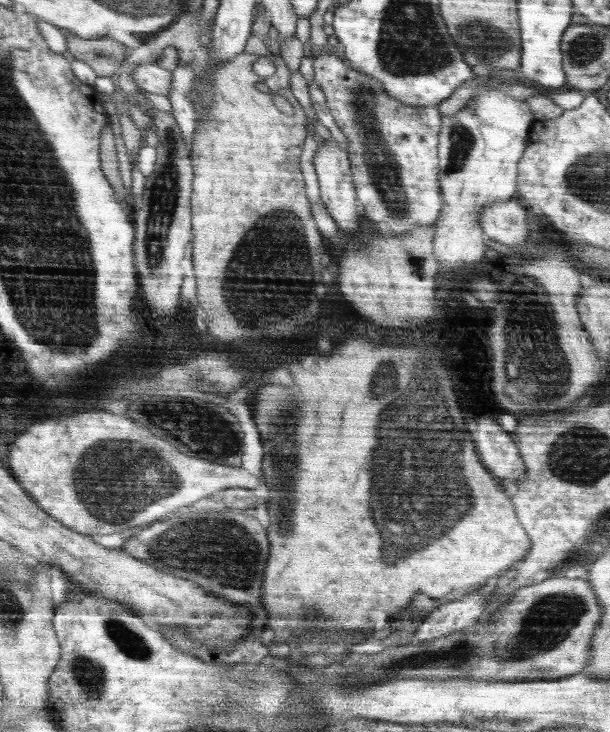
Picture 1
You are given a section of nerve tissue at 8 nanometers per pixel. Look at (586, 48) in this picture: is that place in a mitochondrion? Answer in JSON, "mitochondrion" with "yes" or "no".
{"mitochondrion":"yes"}

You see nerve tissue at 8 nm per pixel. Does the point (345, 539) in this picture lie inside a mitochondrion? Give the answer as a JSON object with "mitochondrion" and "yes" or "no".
{"mitochondrion":"no"}

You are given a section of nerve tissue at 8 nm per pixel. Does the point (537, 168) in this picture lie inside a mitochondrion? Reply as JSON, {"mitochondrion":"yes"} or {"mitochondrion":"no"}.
{"mitochondrion":"no"}

